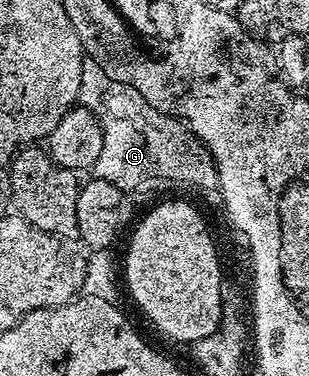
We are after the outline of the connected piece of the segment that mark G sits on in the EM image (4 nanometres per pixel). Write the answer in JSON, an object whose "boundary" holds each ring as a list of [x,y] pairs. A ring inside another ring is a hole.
{"boundary":[[[85,59],[83,70],[79,73],[80,107],[85,108],[95,116],[103,132],[102,149],[99,158],[95,158],[91,169],[92,175],[103,182],[111,182],[111,186],[119,186],[122,192],[130,193],[149,180],[165,180],[173,182],[183,188],[191,190],[212,190],[217,188],[217,167],[210,156],[210,152],[200,142],[184,123],[178,118],[165,115],[156,110],[139,90],[125,82],[115,82],[104,72],[99,62]]]}

